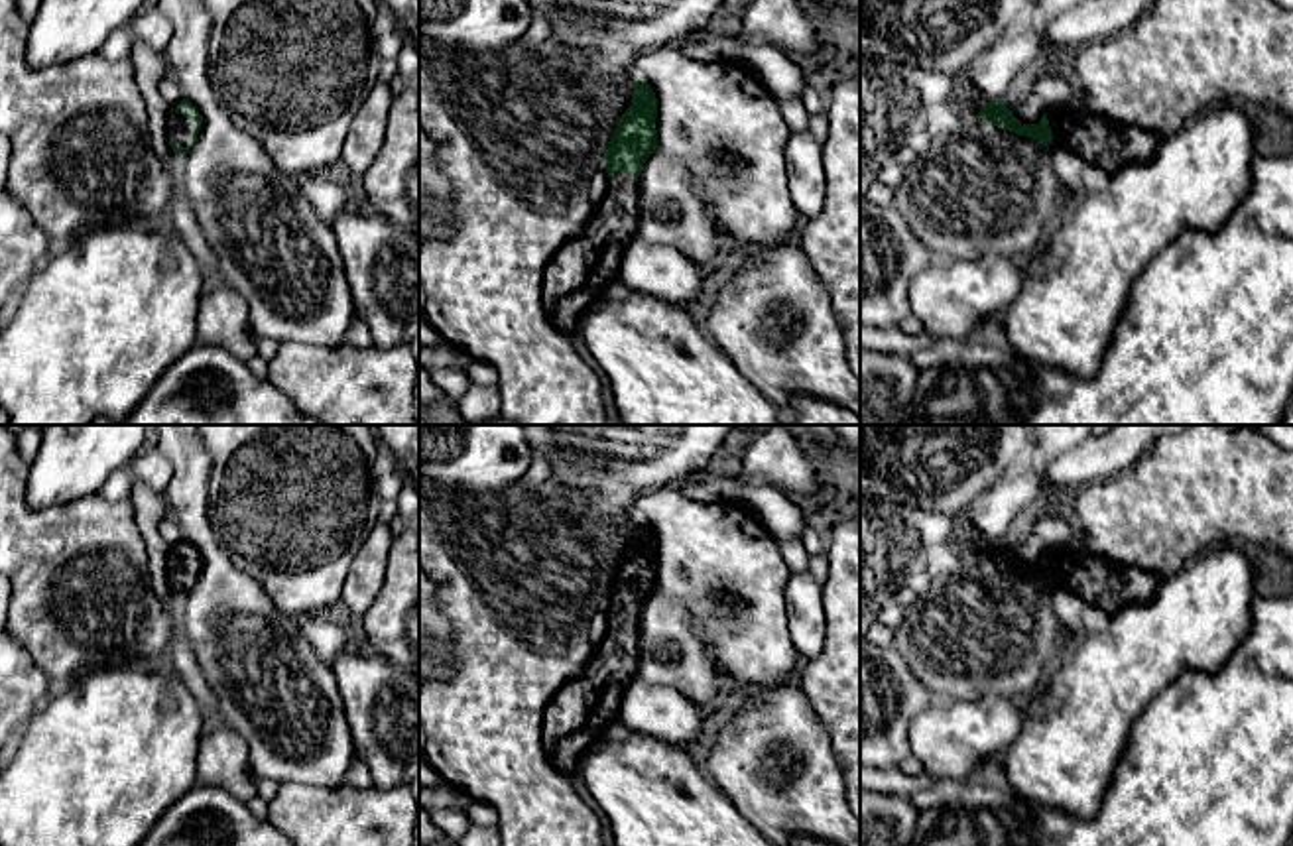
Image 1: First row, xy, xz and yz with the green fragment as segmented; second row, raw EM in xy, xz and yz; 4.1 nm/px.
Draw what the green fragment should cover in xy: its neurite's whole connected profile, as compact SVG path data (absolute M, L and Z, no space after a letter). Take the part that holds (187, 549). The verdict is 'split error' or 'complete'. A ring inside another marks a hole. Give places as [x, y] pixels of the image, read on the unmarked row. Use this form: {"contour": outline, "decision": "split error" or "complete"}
{"contour": "M187 539L171 547L169 555L169 586L177 596L185 596L197 582L203 559Z", "decision": "split error"}

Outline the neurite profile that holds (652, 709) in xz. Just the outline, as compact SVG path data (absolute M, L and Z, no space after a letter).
M634 677L624 691L616 722L624 728L699 750L707 714L679 691Z

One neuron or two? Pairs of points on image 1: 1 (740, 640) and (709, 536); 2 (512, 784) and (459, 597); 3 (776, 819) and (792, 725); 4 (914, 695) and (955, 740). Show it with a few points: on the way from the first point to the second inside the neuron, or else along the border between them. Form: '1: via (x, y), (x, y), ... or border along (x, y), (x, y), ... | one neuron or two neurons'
1: via (748, 614), (756, 606), (754, 599), (717, 561) | one neuron
2: via (496, 736), (496, 644) | one neuron
3: via (772, 793), (762, 780), (762, 752), (766, 744) | one neuron
4: border along (933, 701), (910, 726), (910, 752) | two neurons

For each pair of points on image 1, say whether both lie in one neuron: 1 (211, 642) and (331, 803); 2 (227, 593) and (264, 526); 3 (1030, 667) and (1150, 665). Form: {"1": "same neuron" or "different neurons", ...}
{"1": "different neurons", "2": "different neurons", "3": "different neurons"}

